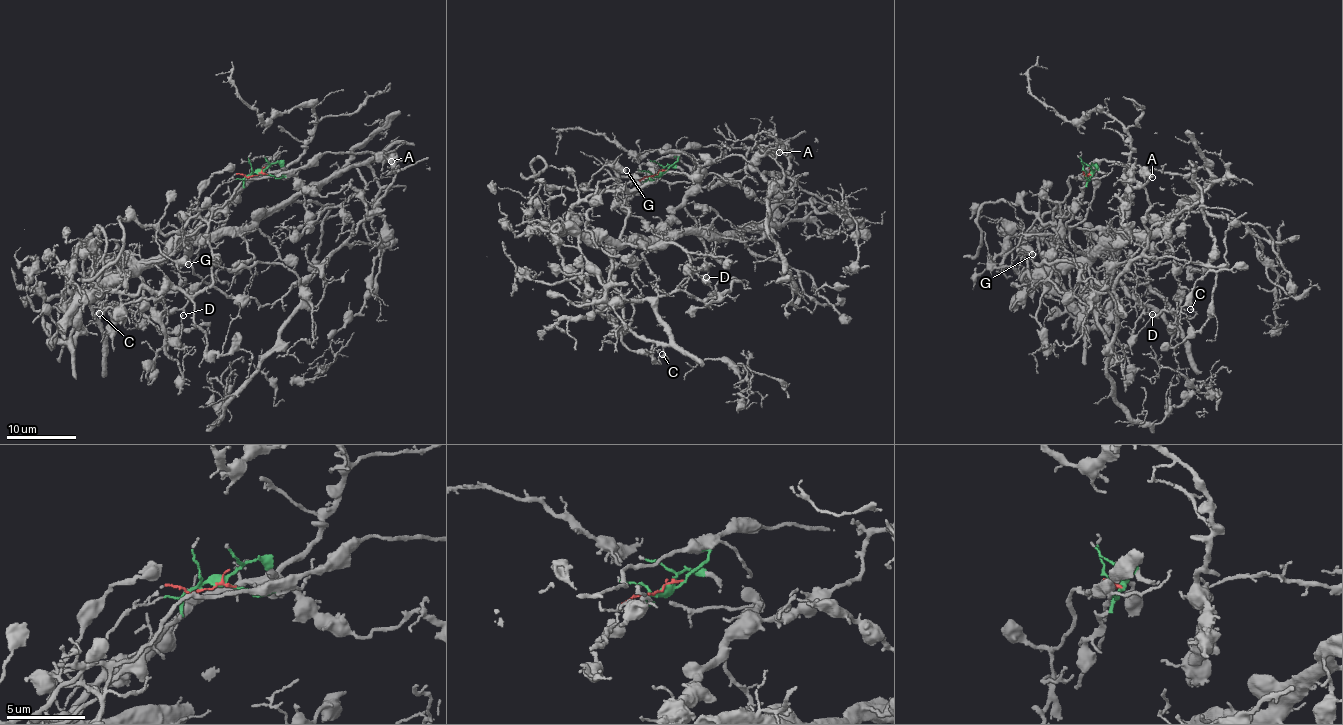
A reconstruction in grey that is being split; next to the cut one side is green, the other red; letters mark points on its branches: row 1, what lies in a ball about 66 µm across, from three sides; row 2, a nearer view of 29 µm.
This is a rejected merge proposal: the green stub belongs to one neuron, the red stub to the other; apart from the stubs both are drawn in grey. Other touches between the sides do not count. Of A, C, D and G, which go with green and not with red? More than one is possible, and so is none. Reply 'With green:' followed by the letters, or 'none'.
With green: A, C, D, G

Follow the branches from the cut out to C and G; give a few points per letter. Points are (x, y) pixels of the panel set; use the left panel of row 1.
C: (261, 173), (246, 176), (175, 250), (108, 273), (87, 299), (98, 323), (100, 313)
G: (261, 173), (246, 176), (242, 187), (190, 233), (157, 231), (156, 240), (161, 251), (188, 264)

